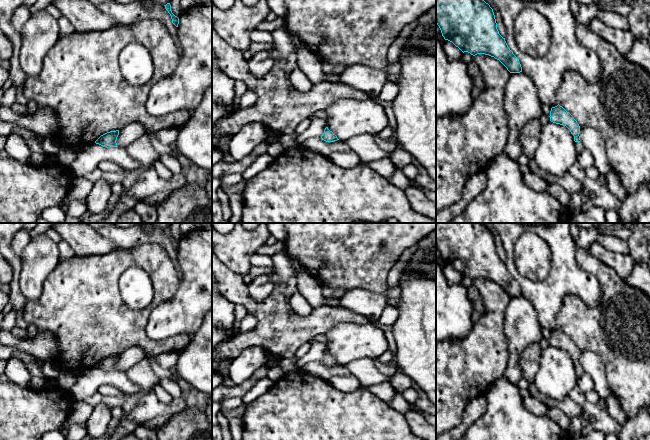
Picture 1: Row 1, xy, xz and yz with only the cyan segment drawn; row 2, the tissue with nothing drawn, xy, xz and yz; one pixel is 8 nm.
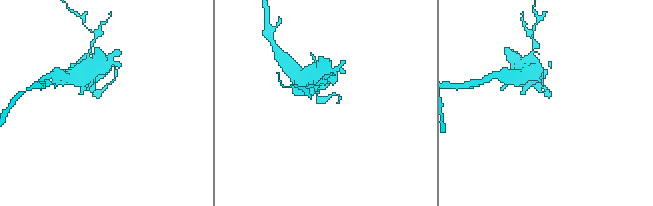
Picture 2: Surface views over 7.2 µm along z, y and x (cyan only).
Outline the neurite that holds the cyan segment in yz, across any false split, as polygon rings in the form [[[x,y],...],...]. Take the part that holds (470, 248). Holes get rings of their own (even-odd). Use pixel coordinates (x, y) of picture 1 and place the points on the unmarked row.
[[[436,223],[436,248],[439,250],[445,264],[452,266],[463,277],[468,276],[475,280],[485,278],[499,284],[510,297],[522,296],[519,283],[508,271],[497,253],[497,247],[493,233],[483,223]]]

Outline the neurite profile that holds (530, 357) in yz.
[[[539,343],[528,345],[520,355],[520,365],[525,378],[529,383],[534,383],[534,379],[539,369],[542,348]]]

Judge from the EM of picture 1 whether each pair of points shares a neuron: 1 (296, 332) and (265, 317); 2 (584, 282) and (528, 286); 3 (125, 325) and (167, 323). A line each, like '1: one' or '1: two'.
1: one
2: one
3: two

